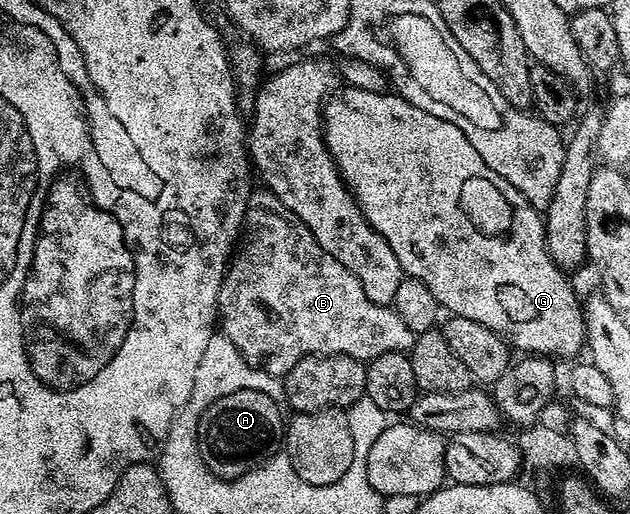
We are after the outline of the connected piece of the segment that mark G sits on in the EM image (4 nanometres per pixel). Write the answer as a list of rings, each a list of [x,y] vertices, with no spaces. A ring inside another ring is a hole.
[[[341,88],[332,91],[323,105],[323,141],[327,143],[331,157],[335,159],[335,169],[355,197],[369,226],[373,226],[373,230],[377,230],[377,234],[381,234],[381,238],[389,242],[389,250],[397,254],[397,262],[401,262],[404,273],[410,279],[425,282],[440,309],[446,310],[452,316],[473,319],[481,326],[487,326],[489,330],[503,337],[512,349],[520,348],[520,353],[548,358],[575,356],[579,351],[582,353],[587,335],[581,296],[575,293],[574,286],[567,281],[568,273],[556,266],[553,258],[547,253],[544,217],[540,209],[534,208],[529,198],[525,198],[525,194],[517,190],[517,186],[505,182],[505,178],[501,178],[497,170],[489,170],[489,166],[485,166],[485,161],[481,159],[481,154],[473,150],[469,138],[465,138],[465,134],[461,134],[461,130],[457,130],[453,122],[445,122],[445,118],[433,118],[433,114],[425,114],[425,110],[413,106],[403,96],[392,94],[390,91],[370,92],[367,88]]]

